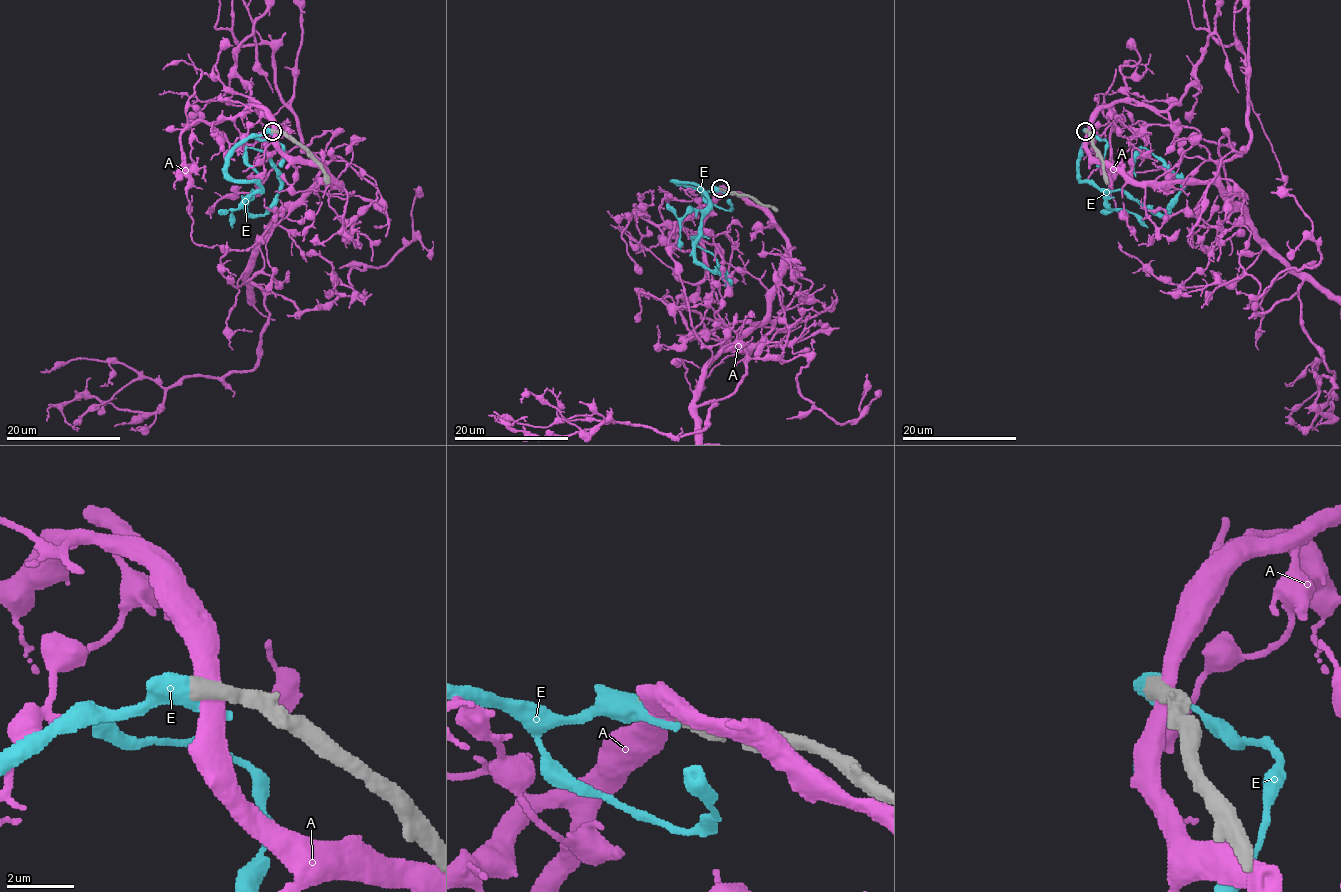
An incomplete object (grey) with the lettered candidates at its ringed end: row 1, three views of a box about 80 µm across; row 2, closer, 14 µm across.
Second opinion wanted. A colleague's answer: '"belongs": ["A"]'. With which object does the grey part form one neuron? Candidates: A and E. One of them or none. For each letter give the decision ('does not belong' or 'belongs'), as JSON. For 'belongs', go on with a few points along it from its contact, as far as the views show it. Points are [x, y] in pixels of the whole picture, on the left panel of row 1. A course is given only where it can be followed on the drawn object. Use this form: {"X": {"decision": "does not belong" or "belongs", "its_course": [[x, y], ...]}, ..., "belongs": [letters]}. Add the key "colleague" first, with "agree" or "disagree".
{"colleague": "disagree", "A": {"decision": "does not belong"}, "E": {"decision": "belongs", "its_course": [[272, 131], [248, 136], [226, 172], [261, 188], [252, 215], [281, 172], [248, 148], [261, 176]]}, "belongs": ["E"]}

